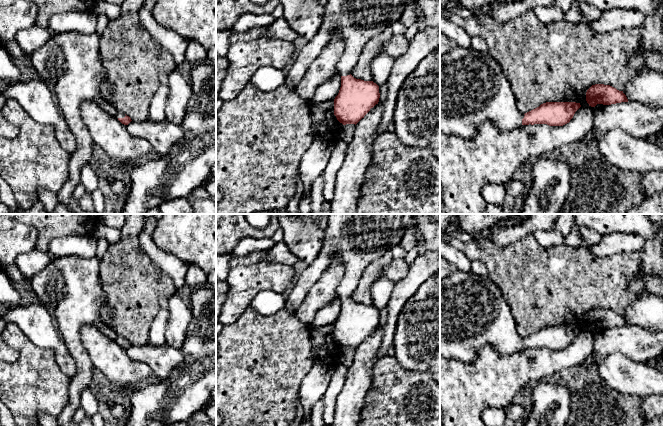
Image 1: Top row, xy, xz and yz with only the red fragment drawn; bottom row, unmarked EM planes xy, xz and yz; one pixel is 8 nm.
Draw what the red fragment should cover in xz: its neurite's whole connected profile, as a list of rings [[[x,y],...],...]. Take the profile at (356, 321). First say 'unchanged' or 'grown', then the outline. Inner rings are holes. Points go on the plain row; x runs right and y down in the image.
grown; [[[327,214],[327,226],[324,229],[322,249],[316,259],[301,272],[291,286],[291,292],[287,297],[286,307],[294,310],[304,301],[313,285],[320,279],[322,274],[328,269],[333,258],[339,258],[344,263],[342,279],[337,287],[337,298],[321,307],[311,324],[315,328],[321,326],[334,325],[334,339],[343,349],[357,348],[364,340],[379,326],[379,310],[373,305],[356,303],[351,296],[357,288],[361,275],[365,268],[373,261],[379,259],[387,251],[398,246],[405,234],[405,231],[412,224],[412,214]]]

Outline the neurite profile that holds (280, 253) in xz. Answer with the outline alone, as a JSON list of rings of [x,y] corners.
[[[284,241],[275,243],[274,246],[266,252],[273,262],[294,266],[299,261],[299,259],[290,252]]]

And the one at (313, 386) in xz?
[[[314,364],[302,379],[299,389],[299,402],[303,407],[303,421],[311,420],[315,404],[324,396],[335,367]]]

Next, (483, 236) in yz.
[[[485,229],[478,233],[466,233],[462,230],[459,230],[455,233],[454,237],[458,238],[462,242],[471,242],[471,241],[478,241],[478,242],[487,242],[490,238],[490,229]]]

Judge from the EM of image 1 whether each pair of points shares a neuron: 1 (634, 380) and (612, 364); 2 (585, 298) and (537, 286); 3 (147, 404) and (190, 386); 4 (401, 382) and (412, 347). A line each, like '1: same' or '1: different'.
1: same
2: same
3: same
4: different

